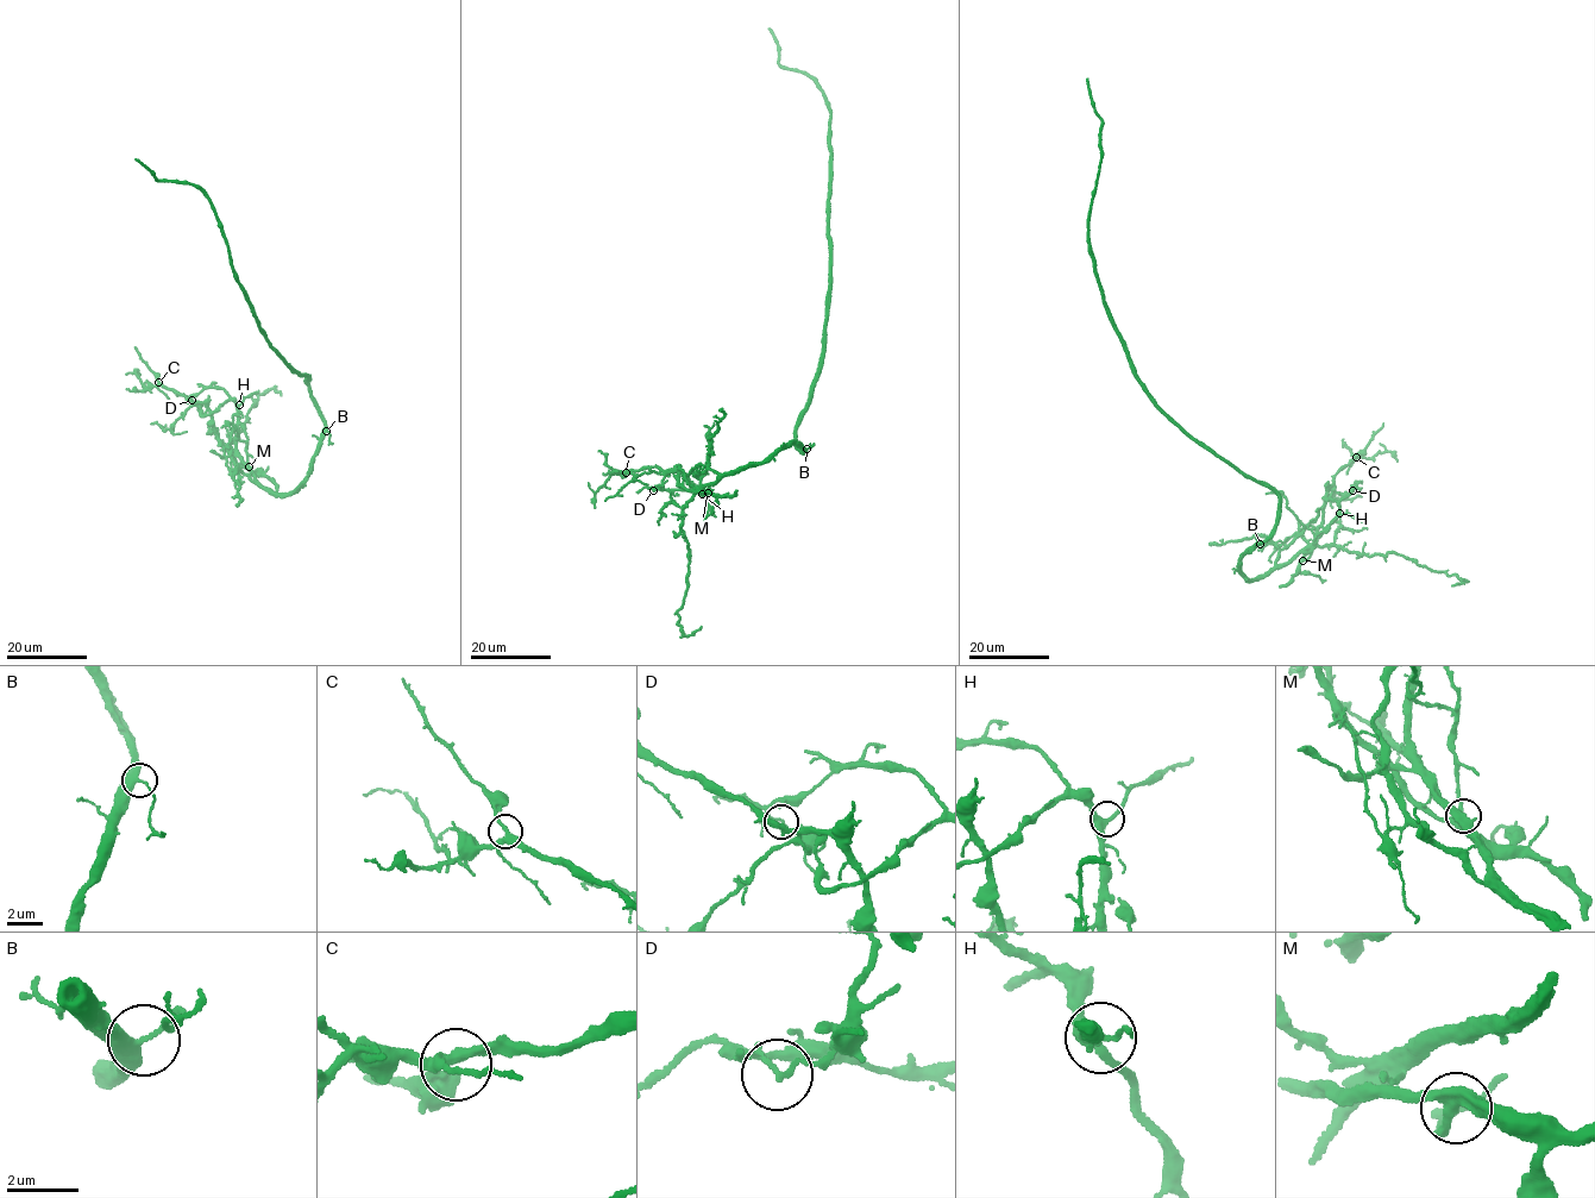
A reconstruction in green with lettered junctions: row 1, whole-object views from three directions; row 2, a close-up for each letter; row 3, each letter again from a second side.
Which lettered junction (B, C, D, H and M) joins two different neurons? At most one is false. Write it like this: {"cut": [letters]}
{"cut": ["D"]}

